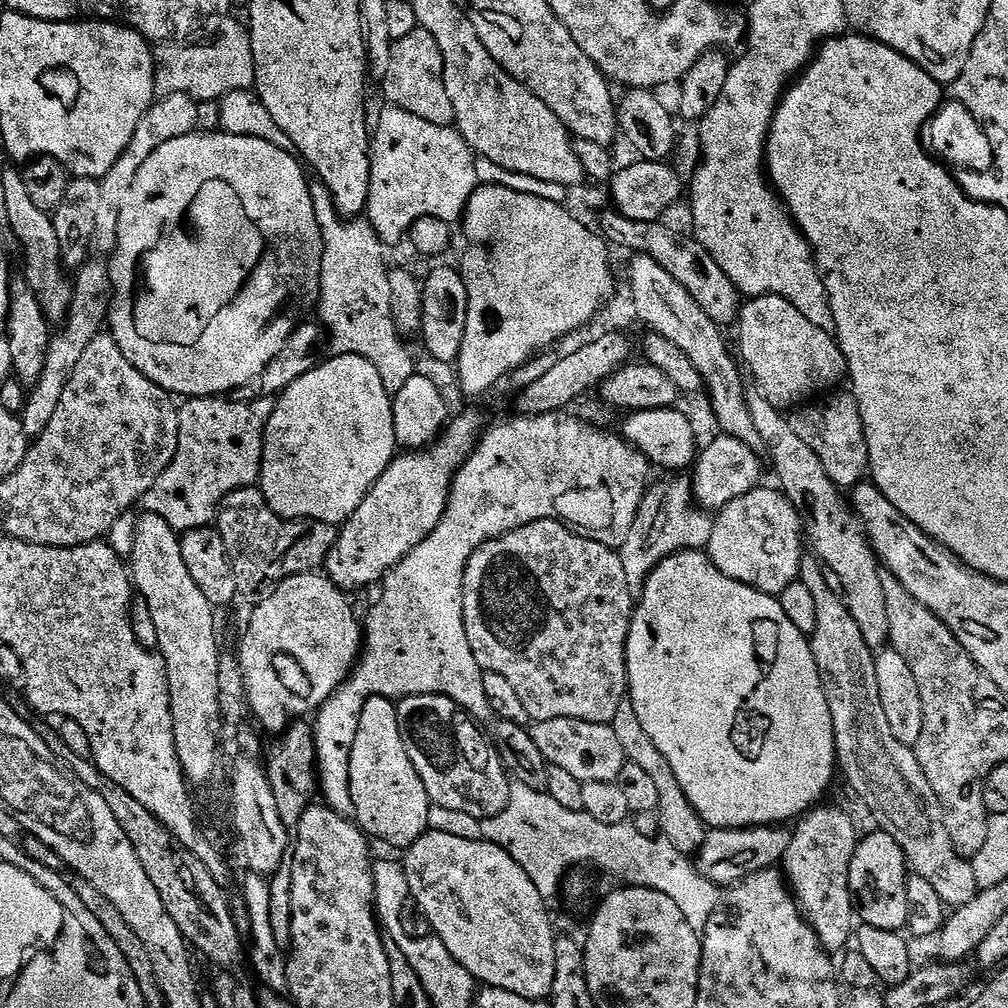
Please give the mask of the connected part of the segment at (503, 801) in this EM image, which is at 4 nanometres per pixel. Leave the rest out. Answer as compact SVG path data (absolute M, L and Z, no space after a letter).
M405 696L396 704L396 717L405 741L416 751L412 761L433 805L472 814L480 821L506 810L514 784L492 780L488 773L492 768L492 748L480 733L476 725L479 723L459 704L446 696Z

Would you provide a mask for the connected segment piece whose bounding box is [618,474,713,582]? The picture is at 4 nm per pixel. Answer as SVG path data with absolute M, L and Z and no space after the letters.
M684 474L673 476L676 476L673 480L653 483L645 492L636 521L619 545L622 566L626 566L633 581L648 580L649 573L655 571L667 556L673 556L675 552L704 550L710 542L713 517L697 504L692 495L691 479Z

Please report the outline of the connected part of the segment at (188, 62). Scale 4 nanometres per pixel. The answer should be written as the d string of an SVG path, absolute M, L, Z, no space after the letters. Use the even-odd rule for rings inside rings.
M228 20L209 44L168 42L157 47L156 90L161 97L174 94L190 95L197 102L220 102L232 91L246 91L256 82L256 59L252 49L252 34L236 20Z

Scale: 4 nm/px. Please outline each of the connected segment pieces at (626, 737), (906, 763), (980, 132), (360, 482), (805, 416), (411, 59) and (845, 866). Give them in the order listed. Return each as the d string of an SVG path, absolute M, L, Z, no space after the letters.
M625 702L623 704L616 717L612 719L611 725L614 734L618 734L618 742L622 742L625 757L629 761L637 763L638 766L642 766L643 770L646 770L647 774L654 778L654 783L658 786L658 794L660 795L658 816L660 816L661 826L664 827L663 839L670 841L674 847L684 853L699 853L706 835L704 820L688 801L674 770L666 762L666 758L658 750L658 746L654 746L654 742L646 734L646 730L642 728L642 722L638 720L638 714L632 708L631 703Z
M805 558L800 564L800 580L810 586L810 594L814 594L818 606L818 626L811 633L810 643L828 690L839 767L843 775L844 772L848 775L853 790L899 837L900 849L909 865L938 890L949 909L955 910L975 898L976 875L971 863L957 852L950 830L946 830L942 802L938 794L934 794L915 751L898 742L894 730L890 730L890 722L886 722L874 649L866 642L845 597L834 587L830 576L828 581L827 574L829 576L819 559Z
M954 98L945 99L941 103L940 109L931 120L925 122L920 136L916 139L916 148L924 152L924 160L932 160L932 164L936 164L936 168L940 168L940 172L944 172L944 176L948 176L948 180L956 184L956 192L960 192L960 196L964 196L964 200L970 201L971 204L978 202L974 200L974 196L966 192L962 176L972 169L974 162L984 162L989 159L987 144L988 135L982 122L978 122L978 118L974 118L974 114L970 114L970 110L966 110L966 106L962 106L962 102Z
M339 354L331 357L333 360L317 363L315 368L311 368L298 382L294 382L280 393L276 400L276 409L272 411L272 417L268 423L268 431L264 434L264 463L260 465L259 487L262 489L264 496L268 499L268 505L276 513L286 520L298 520L301 522L319 522L324 526L343 525L344 521L349 520L358 510L360 503L368 497L368 493L378 482L380 477L393 460L398 455L398 441L396 438L396 427L394 426L394 410L392 402L393 393L388 391L388 387L382 382L376 367L366 358L361 356L341 356Z
M848 392L835 396L830 398L833 399L828 406L814 402L801 407L792 414L794 416L790 420L789 427L818 454L823 469L836 486L848 490L861 483L869 473L869 450L864 424L861 422L860 407L857 406L855 396Z
M416 27L412 33L393 43L390 70L386 70L386 78L382 81L384 96L388 99L385 101L397 108L410 110L412 114L418 114L428 122L451 125L456 119L456 111L444 85L445 63L434 34L430 34L424 28Z
M824 807L813 808L795 825L782 871L805 919L818 933L820 943L829 953L836 954L839 948L847 946L851 936L853 939L858 928L858 905L848 877L858 835L855 822L842 809Z

